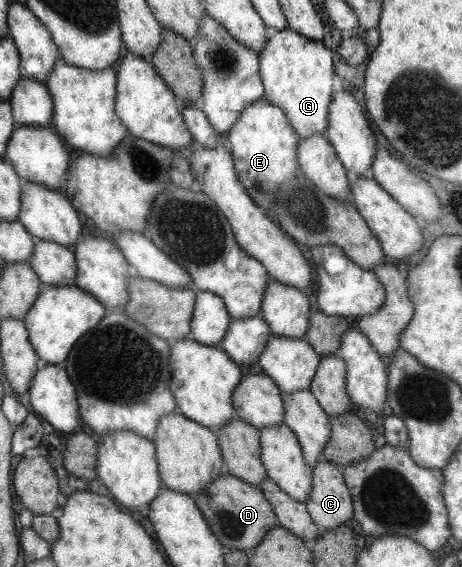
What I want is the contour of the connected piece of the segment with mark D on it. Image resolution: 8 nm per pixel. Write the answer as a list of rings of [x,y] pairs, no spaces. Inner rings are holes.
[[[226,471],[210,481],[208,487],[198,491],[193,499],[209,524],[210,531],[225,550],[253,549],[270,530],[278,527],[277,516],[262,491]]]

